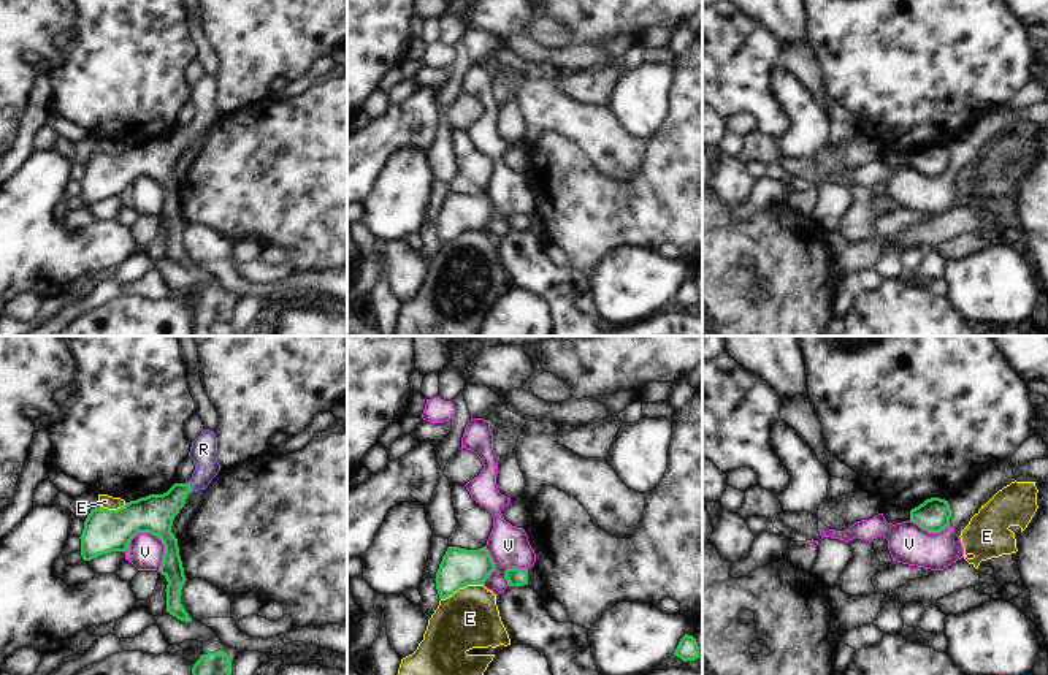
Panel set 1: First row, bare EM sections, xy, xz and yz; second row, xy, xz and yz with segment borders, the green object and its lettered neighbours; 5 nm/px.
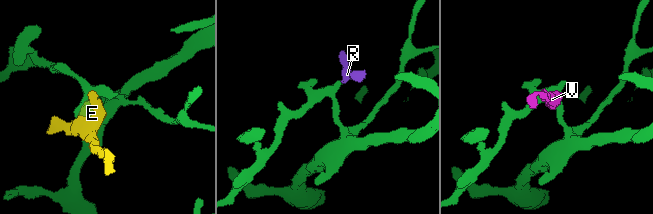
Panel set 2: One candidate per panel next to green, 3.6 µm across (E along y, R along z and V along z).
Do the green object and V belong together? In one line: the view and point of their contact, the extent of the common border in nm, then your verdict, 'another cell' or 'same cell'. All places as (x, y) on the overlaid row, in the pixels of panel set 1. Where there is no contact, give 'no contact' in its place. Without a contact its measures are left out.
xy (164, 544) | 240 nm | another cell

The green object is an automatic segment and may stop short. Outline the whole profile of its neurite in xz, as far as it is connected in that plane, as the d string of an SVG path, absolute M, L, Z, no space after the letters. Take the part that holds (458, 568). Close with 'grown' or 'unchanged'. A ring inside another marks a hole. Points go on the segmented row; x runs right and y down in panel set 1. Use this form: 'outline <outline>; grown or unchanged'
outline M449 547L434 578L439 599L468 585L484 585L493 570L495 562L485 547L479 550Z; unchanged

